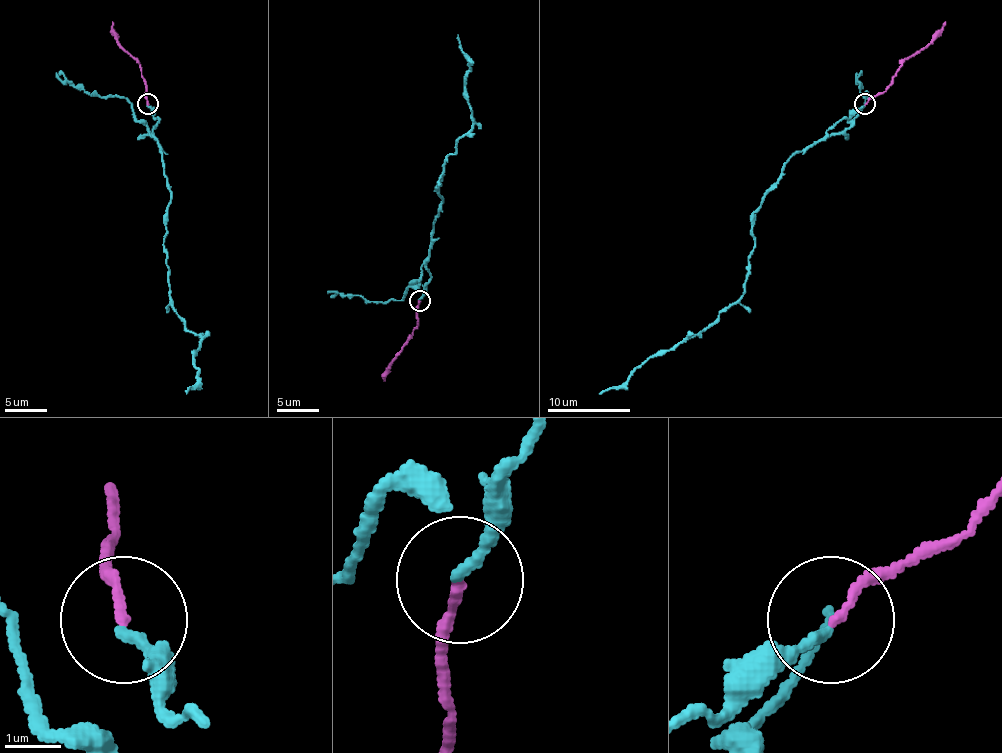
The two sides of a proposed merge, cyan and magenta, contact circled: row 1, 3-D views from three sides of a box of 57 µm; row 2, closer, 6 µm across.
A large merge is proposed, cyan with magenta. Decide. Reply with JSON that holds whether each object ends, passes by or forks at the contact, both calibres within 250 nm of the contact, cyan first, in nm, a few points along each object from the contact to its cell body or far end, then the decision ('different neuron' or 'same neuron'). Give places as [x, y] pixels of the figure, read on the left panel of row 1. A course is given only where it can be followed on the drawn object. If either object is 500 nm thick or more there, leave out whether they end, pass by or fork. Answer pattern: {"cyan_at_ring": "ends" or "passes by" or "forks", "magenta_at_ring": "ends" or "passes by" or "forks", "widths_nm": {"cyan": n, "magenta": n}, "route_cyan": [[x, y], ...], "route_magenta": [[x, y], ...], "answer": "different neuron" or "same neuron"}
{"cyan_at_ring": "ends", "magenta_at_ring": "ends", "widths_nm": {"cyan": 180, "magenta": 150}, "route_cyan": [[147, 104], [170, 192], [164, 248], [172, 309], [201, 338], [187, 394]], "route_magenta": [[147, 104], [141, 65], [118, 42], [112, 21]], "answer": "same neuron"}

